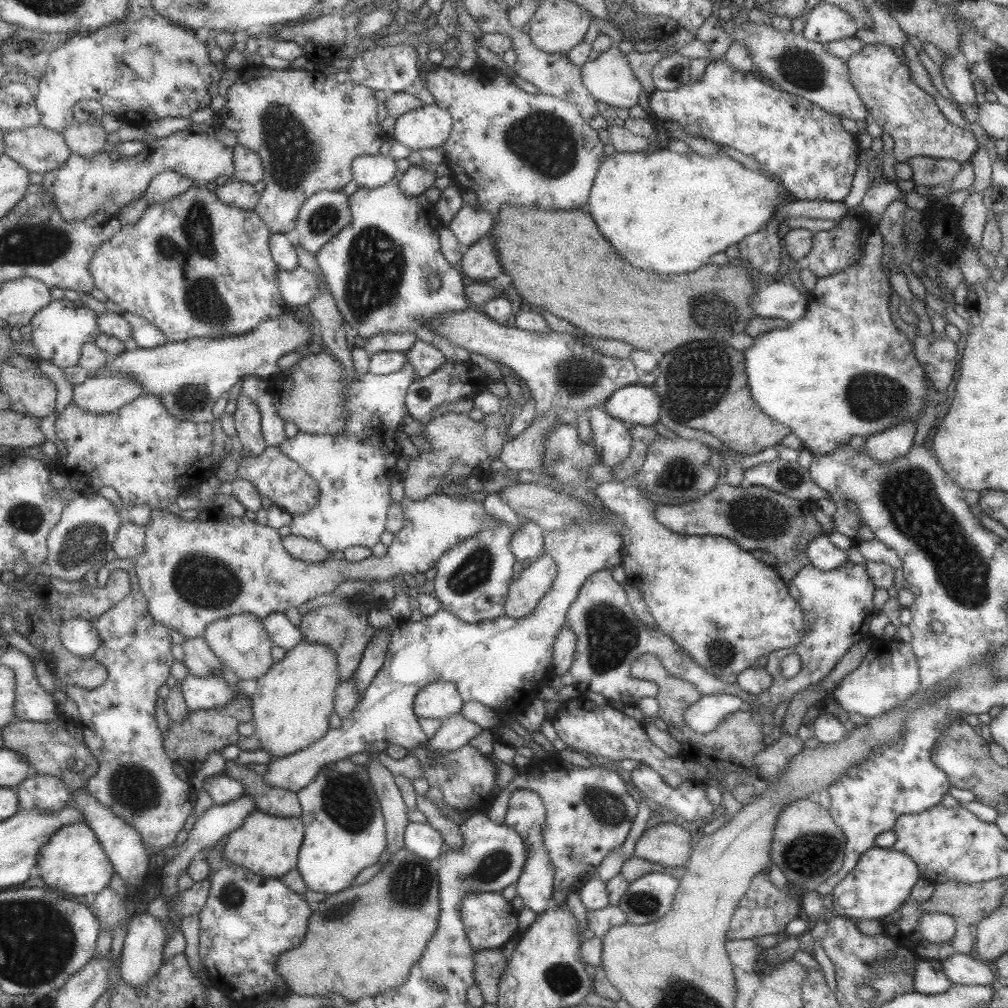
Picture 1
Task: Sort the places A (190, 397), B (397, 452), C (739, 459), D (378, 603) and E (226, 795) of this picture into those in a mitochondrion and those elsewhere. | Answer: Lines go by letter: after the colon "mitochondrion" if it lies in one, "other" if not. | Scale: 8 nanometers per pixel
A: mitochondrion
B: other
C: other
D: other
E: other

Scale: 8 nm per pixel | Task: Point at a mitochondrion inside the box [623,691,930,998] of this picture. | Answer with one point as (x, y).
(810, 856)

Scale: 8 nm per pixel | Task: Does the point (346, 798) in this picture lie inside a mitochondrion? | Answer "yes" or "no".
yes

